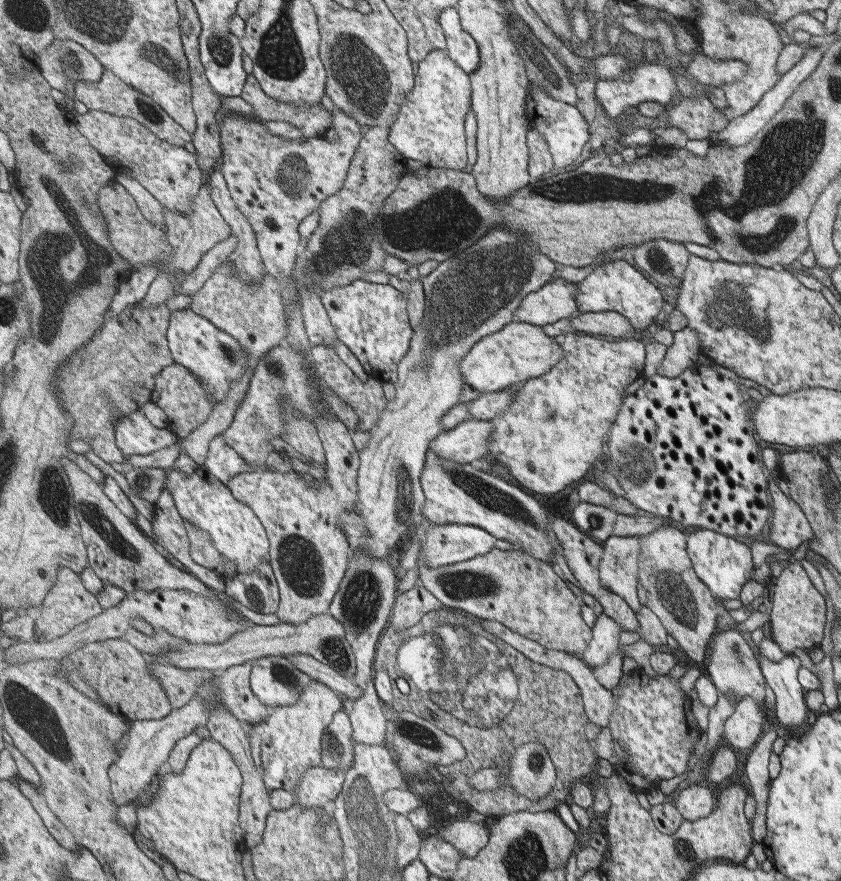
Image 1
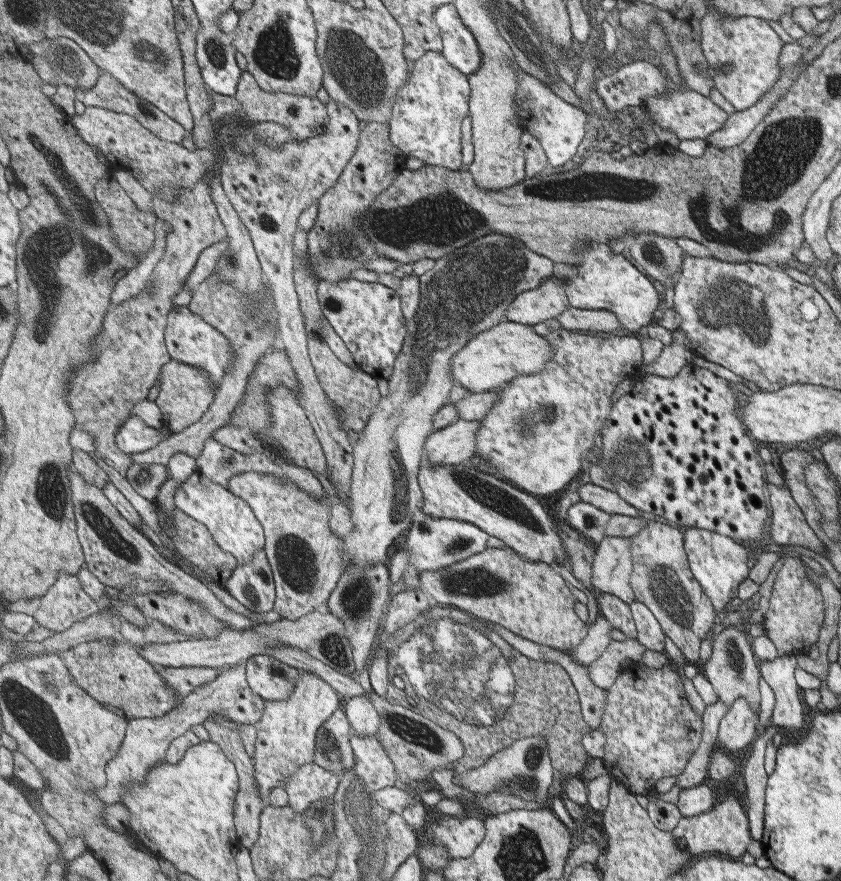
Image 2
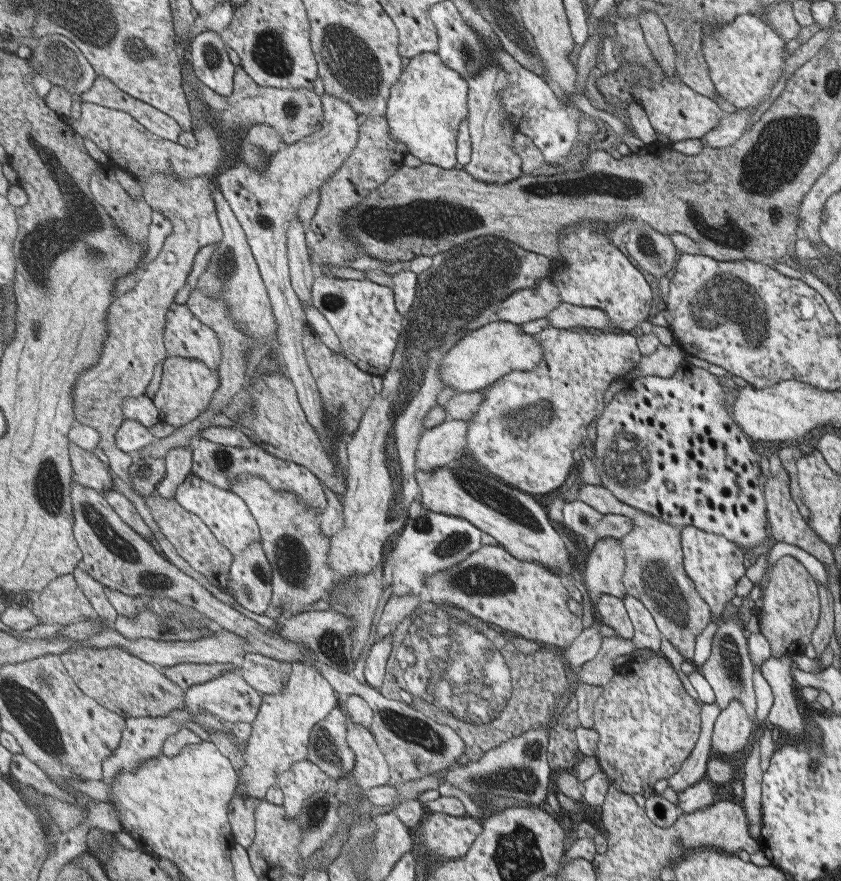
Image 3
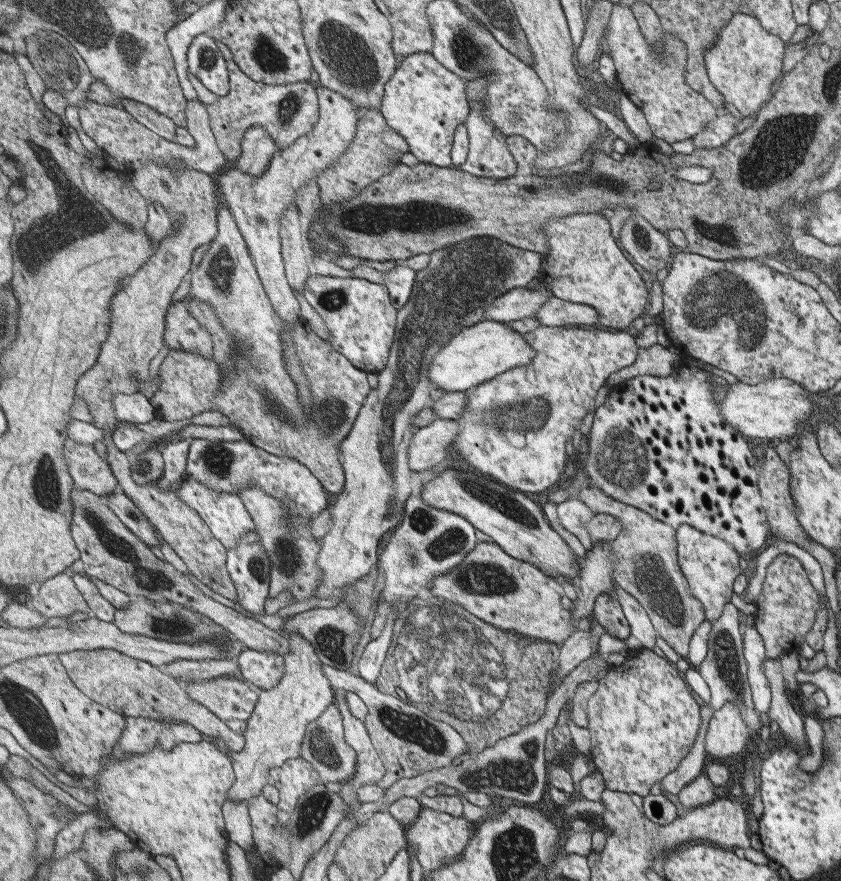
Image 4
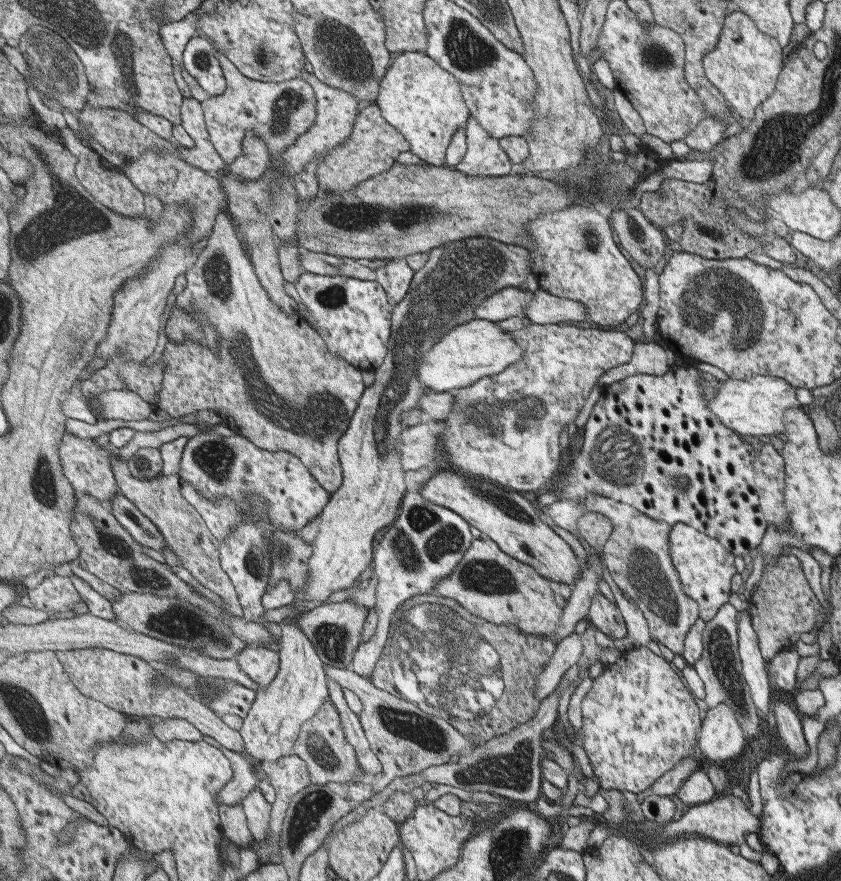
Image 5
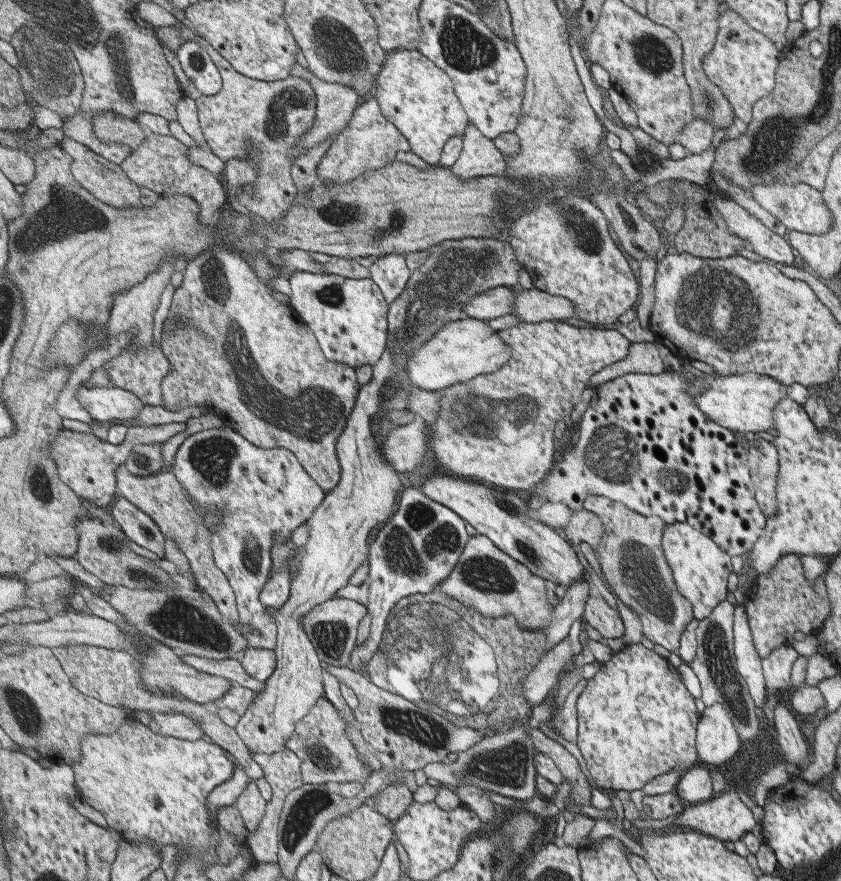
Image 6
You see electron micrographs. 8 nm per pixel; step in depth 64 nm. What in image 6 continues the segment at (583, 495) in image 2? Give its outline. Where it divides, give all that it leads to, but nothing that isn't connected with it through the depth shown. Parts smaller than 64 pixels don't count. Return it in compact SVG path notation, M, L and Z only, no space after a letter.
M589 495L581 508L596 514L604 526L596 556L608 584L628 608L638 612L644 637L670 652L677 652L682 636L686 636L686 628L694 624L694 604L686 600L686 596L678 592L678 584L674 584L674 570L666 561L662 548L665 524L604 496Z

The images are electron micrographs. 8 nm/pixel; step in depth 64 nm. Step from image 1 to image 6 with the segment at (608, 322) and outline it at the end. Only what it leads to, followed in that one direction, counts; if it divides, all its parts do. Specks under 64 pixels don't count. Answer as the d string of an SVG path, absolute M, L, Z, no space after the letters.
M536 287L531 290L518 289L513 314L525 323L576 318L574 303L563 296L551 295Z

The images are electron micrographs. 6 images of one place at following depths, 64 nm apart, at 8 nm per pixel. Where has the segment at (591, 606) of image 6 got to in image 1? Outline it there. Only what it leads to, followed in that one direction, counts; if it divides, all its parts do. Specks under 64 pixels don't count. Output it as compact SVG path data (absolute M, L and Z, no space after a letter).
M555 517L551 521L551 526L553 526L554 533L557 534L559 544L562 546L560 552L564 556L564 559L566 559L570 571L573 572L573 575L580 583L580 586L582 586L582 589L600 602L603 606L603 612L616 620L622 630L638 632L639 622L634 614L635 610L624 600L624 598L622 598L622 596L614 594L612 590L602 586L599 582L600 572L598 572L598 566L603 554L603 546L600 546L600 544L597 544L589 536L586 536L586 534L578 530L570 521Z

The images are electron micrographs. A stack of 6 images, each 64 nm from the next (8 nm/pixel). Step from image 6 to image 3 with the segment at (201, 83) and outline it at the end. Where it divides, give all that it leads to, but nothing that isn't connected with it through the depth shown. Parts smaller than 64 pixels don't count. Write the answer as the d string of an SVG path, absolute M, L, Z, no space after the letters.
M220 33L200 34L191 44L195 74L217 93L231 97L236 88L237 67L228 54L228 44Z

